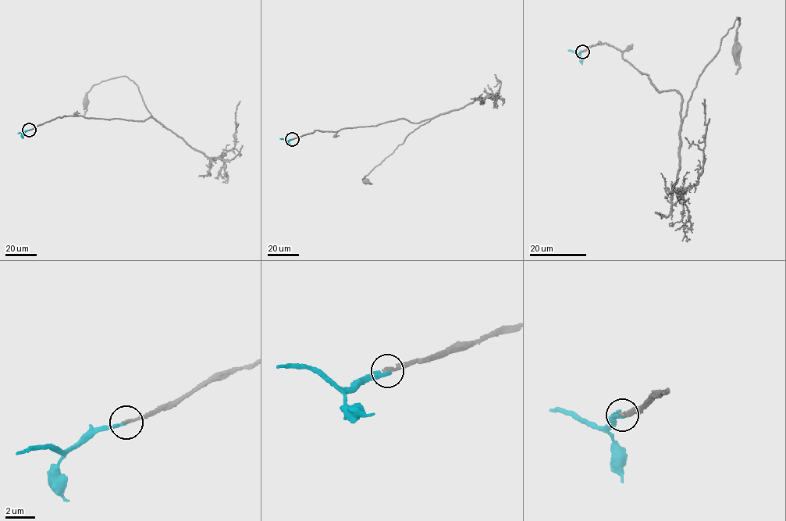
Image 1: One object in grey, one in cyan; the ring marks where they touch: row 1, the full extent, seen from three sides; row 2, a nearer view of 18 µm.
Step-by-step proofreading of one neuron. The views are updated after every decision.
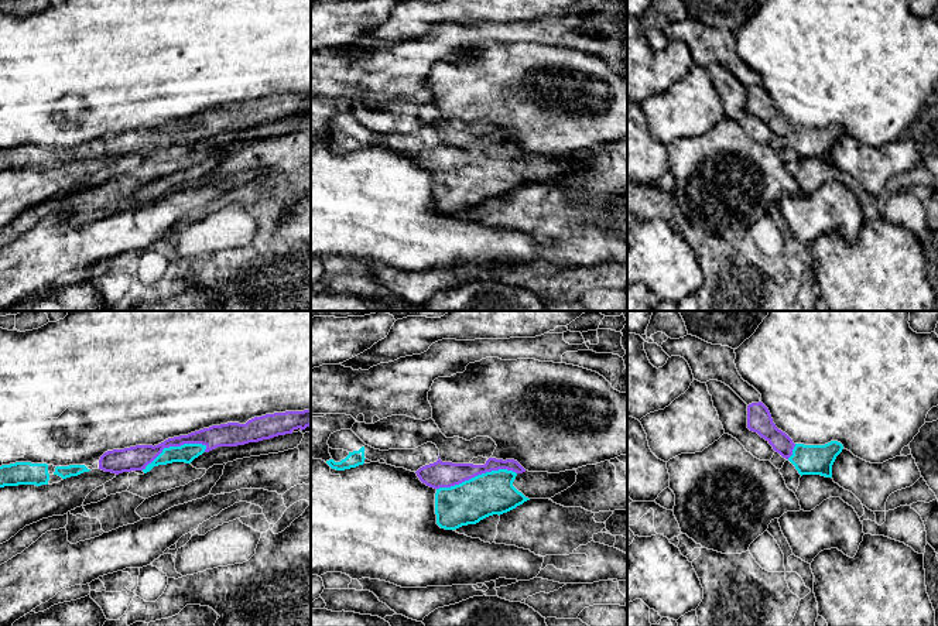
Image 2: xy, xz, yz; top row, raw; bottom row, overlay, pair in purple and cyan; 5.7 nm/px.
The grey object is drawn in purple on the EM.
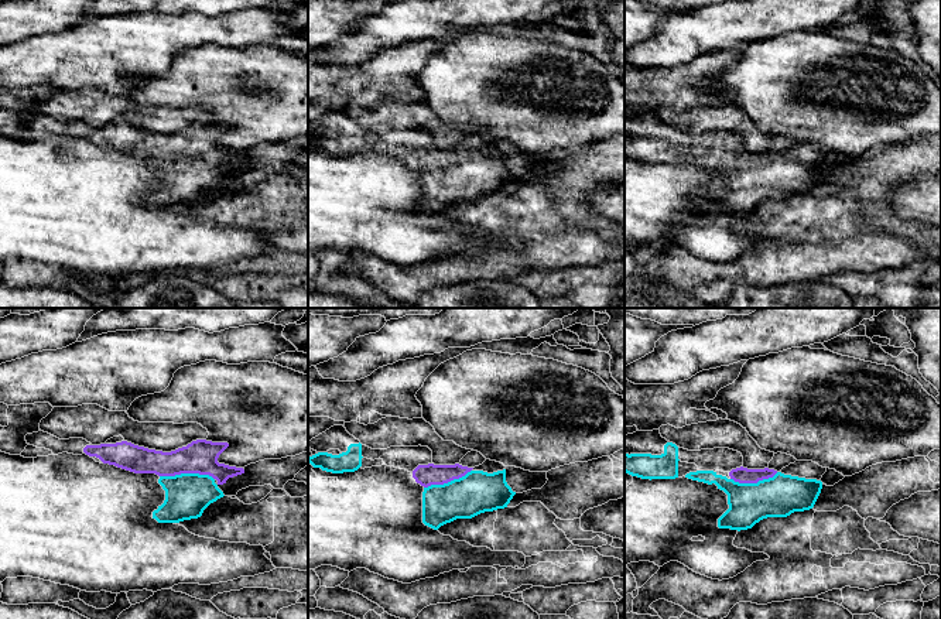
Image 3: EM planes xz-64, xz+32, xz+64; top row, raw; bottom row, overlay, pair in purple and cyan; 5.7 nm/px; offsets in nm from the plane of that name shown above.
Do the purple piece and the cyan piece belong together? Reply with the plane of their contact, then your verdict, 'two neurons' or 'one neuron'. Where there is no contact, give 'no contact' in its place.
meets purple in xz; one neuron

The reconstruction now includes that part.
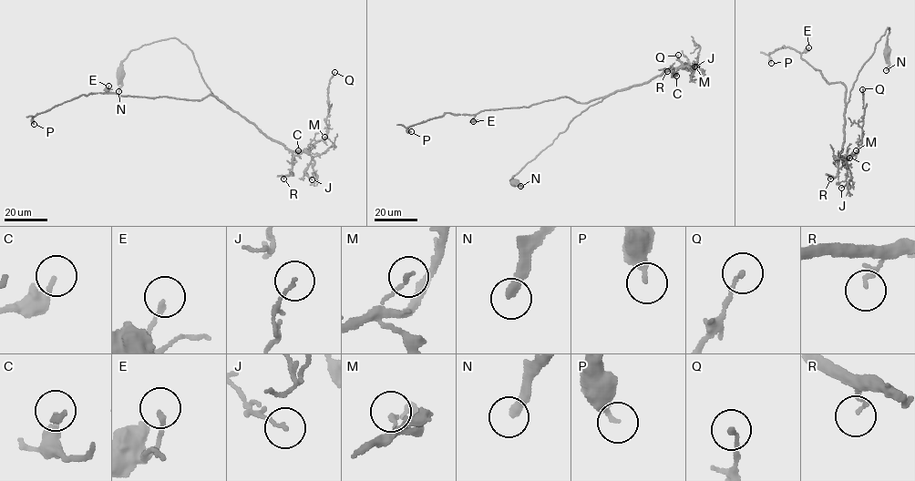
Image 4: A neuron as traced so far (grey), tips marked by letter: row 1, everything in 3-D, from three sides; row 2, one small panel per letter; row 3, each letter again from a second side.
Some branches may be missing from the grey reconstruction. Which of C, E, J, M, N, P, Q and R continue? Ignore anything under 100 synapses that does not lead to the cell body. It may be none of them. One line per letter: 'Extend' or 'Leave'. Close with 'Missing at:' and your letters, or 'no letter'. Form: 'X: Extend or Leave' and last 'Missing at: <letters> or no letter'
C: Leave
E: Leave
J: Leave
M: Leave
N: Leave
P: Leave
Q: Leave
R: Leave
Missing at: no letter

